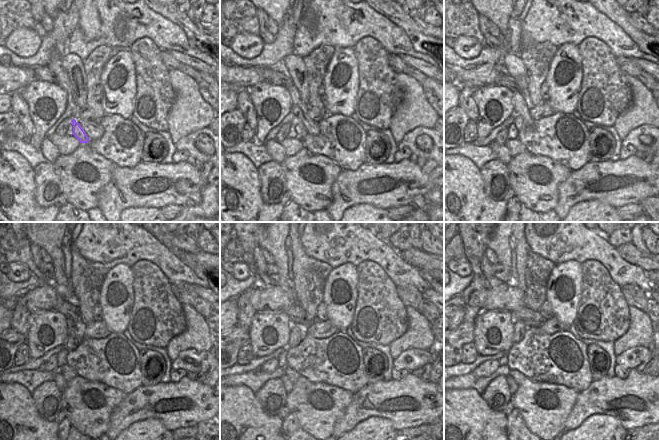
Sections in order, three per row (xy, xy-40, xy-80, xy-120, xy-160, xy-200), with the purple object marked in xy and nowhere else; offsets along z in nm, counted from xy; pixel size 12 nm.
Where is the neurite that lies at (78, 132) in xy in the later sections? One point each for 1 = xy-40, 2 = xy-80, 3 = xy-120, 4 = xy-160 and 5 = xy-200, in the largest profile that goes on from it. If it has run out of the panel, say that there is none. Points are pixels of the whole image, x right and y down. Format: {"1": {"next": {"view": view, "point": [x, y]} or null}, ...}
{"1": {"next": {"view": "xy-40", "point": [301, 131]}}, "2": {"next": {"view": "xy-80", "point": [518, 122]}}, "3": {"next": {"view": "xy-120", "point": [71, 343]}}, "4": {"next": {"view": "xy-160", "point": [295, 337]}}, "5": {"next": {"view": "xy-200", "point": [519, 329]}}}

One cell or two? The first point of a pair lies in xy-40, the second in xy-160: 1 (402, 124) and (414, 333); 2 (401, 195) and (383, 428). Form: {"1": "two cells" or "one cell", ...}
{"1": "one cell", "2": "two cells"}

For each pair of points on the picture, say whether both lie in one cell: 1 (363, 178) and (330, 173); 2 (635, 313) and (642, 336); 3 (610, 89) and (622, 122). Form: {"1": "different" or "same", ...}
{"1": "different", "2": "same", "3": "different"}

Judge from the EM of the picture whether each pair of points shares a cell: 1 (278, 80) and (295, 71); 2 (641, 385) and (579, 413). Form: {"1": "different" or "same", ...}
{"1": "different", "2": "same"}

